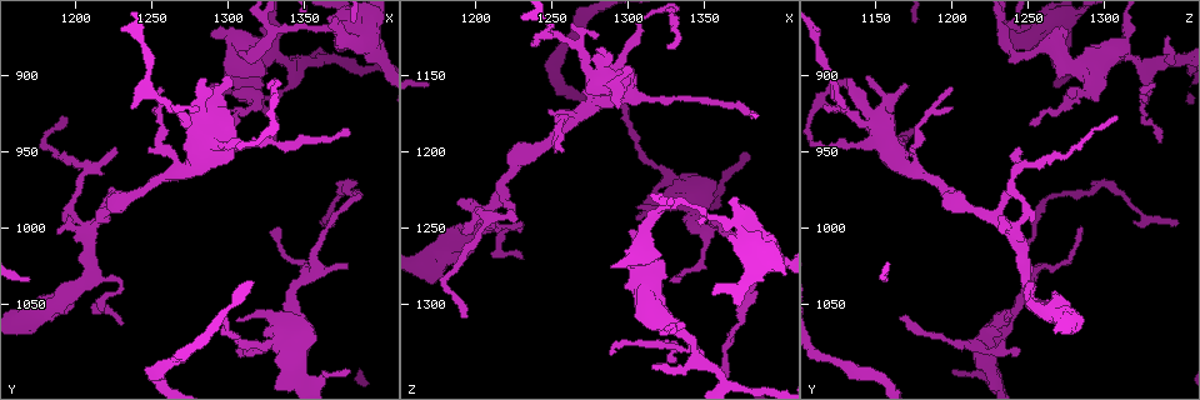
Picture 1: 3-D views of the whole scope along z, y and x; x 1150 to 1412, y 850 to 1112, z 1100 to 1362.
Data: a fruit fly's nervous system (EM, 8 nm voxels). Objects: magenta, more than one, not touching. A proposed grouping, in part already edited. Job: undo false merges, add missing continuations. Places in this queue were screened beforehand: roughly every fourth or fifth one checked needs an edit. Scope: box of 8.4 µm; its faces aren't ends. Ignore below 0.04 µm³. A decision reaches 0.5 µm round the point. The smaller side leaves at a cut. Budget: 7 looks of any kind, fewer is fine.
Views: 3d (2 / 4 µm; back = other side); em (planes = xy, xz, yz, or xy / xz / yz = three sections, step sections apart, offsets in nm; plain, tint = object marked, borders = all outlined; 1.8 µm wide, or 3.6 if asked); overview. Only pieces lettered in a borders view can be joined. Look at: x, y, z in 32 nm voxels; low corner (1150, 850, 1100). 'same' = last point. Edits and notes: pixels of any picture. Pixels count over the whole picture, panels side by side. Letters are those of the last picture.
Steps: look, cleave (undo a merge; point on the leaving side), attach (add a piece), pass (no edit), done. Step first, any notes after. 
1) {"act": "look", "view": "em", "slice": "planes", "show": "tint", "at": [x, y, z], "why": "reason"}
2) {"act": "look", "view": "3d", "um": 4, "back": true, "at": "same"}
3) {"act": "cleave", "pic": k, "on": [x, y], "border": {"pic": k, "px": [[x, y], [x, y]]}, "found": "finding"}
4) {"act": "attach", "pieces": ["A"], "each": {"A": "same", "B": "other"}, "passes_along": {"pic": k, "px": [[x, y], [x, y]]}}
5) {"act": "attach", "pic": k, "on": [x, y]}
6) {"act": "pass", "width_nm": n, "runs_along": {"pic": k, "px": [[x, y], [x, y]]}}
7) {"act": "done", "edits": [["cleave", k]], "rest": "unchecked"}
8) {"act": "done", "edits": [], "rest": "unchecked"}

{"act": "look", "view": "em", "slice": "xy", "step": 16, "show": "tint", "at": [1360, 868, 1242], "why": "thick turns thin"}

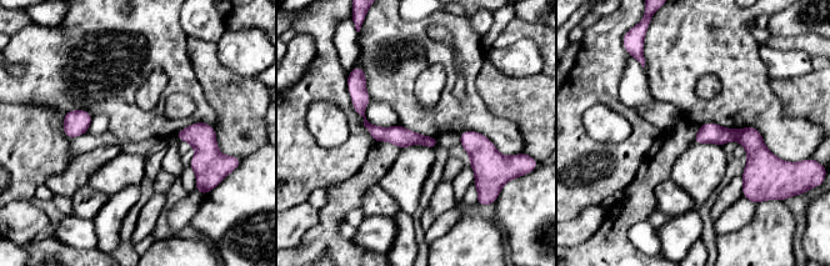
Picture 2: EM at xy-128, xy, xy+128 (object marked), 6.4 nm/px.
{"act": "look", "view": "em", "slice": "planes", "show": "borders", "at": "same"}

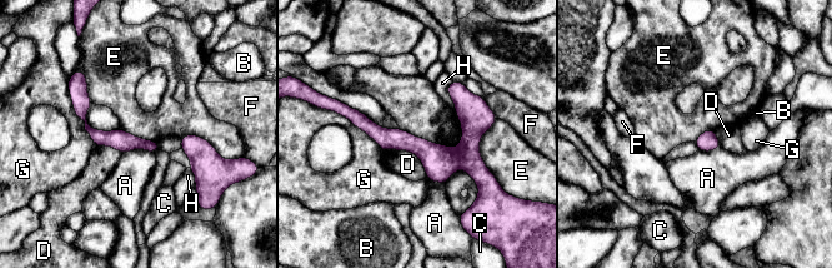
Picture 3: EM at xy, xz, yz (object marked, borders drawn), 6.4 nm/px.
{"act": "cleave", "pic": 3, "on": [475, 123], "each": {"A": "other", "B": "other", "C": "other", "D": "other", "E": "other", "F": "other", "G": "other", "H": "other"}, "found": "two neurons meet here"}

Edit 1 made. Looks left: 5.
{"act": "look", "view": "em", "slice": "planes", "show": "borders", "at": [1312, 884, 1268], "why": "calibre changes"}

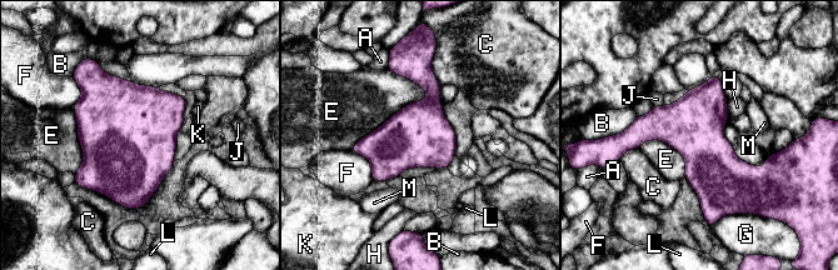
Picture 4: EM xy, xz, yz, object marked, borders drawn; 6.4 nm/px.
{"act": "pass", "each": {"A": "other", "B": "other", "C": "other", "E": "other", "F": "other", "G": "other", "H": "other", "J": "other", "K": "other", "L": "other", "M": "other"}, "found": "one neuron here"}

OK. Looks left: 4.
{"act": "look", "view": "em", "slice": "yz", "step": 4, "show": "borders", "at": [1230, 1062, 1270], "why": "free end"}

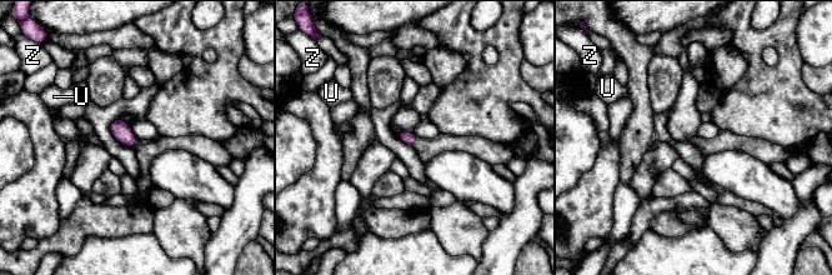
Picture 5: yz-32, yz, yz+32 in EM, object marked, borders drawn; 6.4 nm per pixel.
{"act": "look", "view": "em", "slice": "planes", "show": "borders", "at": "same", "why": "another direction"}

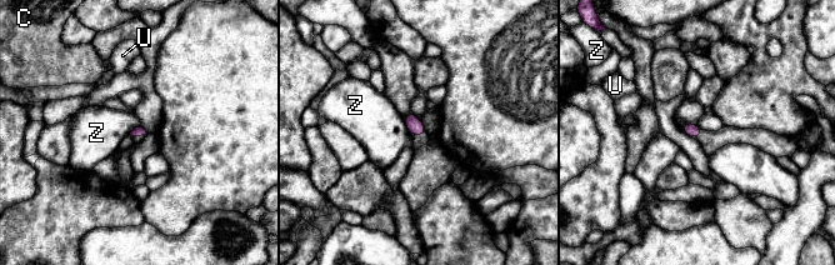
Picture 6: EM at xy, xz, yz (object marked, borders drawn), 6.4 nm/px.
{"act": "pass", "each": {"C": "other", "U": "other", "Z": "other"}, "border": {"pic": 6, "px": [[404, 118], [406, 129], [411, 135]]}, "found": "none of them fits"}

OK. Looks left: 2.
{"act": "done", "edits": [["cleave", 3]], "rest": "unchecked"}

